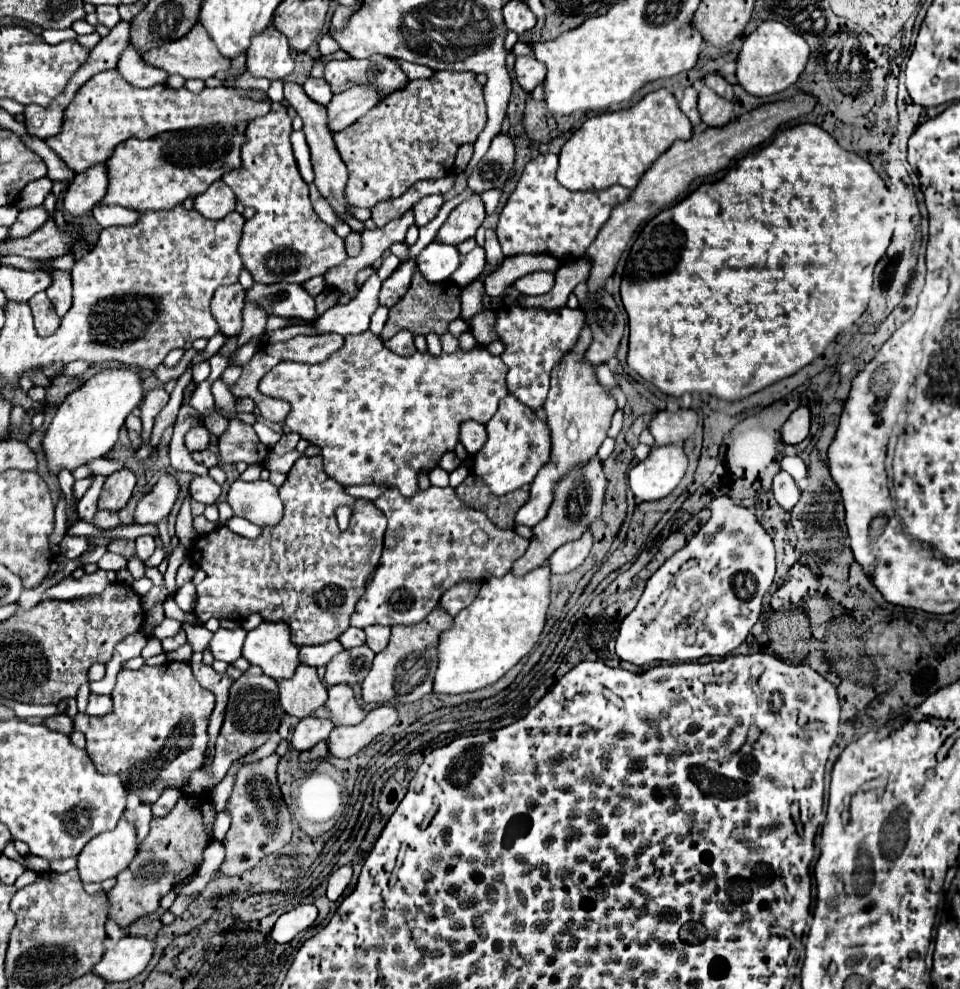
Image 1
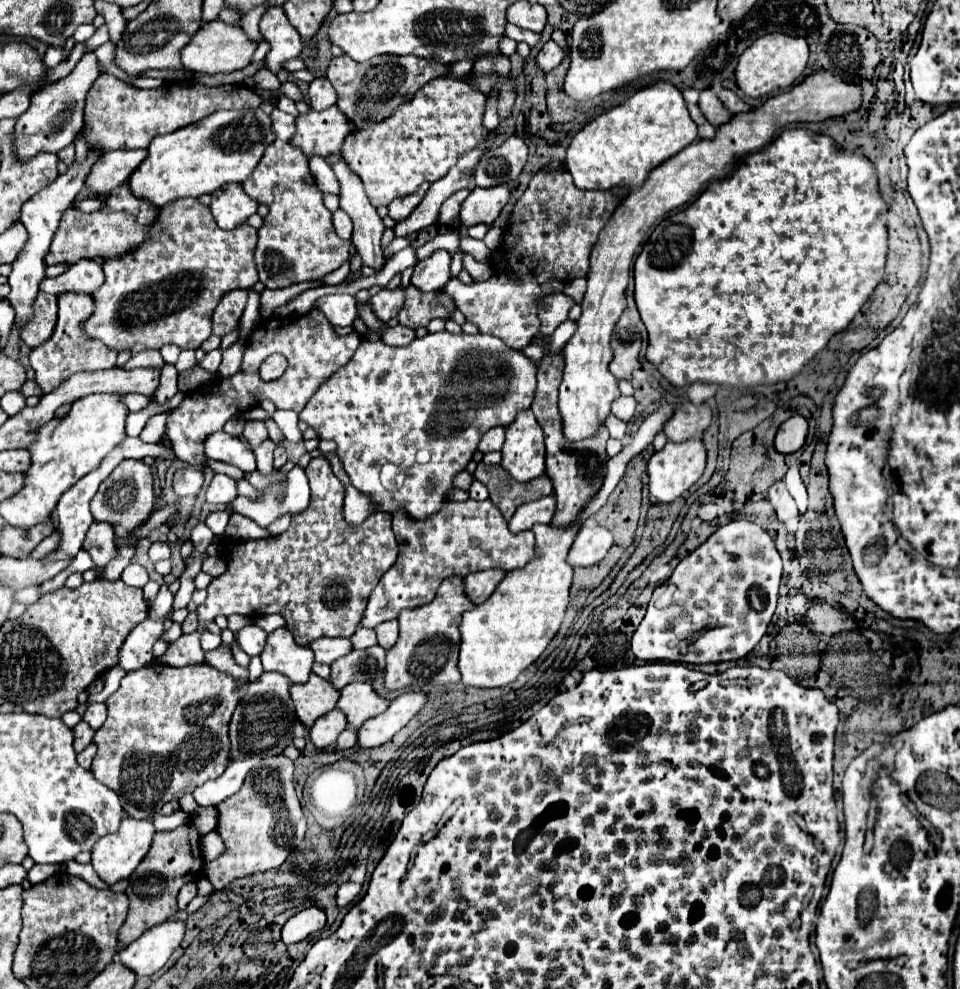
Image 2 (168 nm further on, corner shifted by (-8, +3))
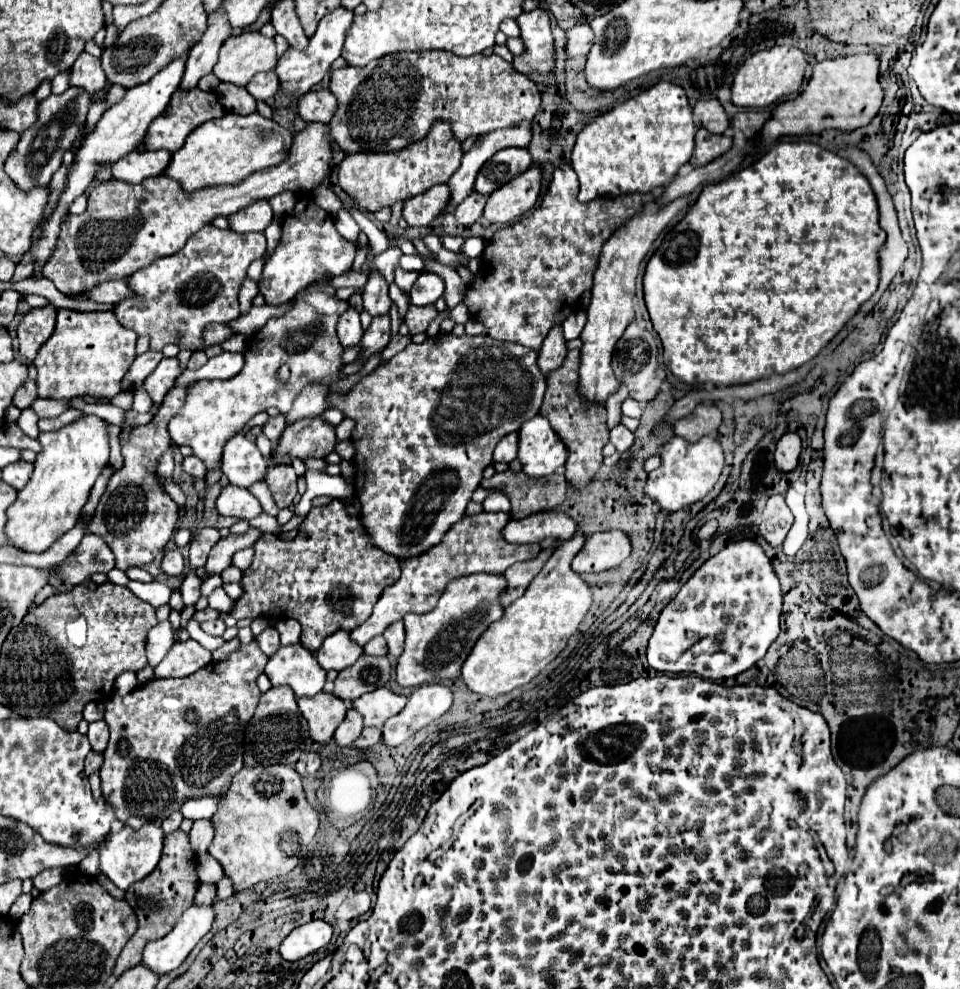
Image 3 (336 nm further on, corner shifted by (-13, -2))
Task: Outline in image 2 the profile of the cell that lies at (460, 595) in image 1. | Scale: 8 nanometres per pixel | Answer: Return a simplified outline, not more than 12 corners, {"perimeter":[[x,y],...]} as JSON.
{"perimeter":[[485,569],[465,577],[473,603],[487,601],[497,589],[503,569]]}

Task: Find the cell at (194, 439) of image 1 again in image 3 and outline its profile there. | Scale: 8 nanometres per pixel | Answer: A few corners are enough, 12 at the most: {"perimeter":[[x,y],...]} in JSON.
{"perimeter":[[244,434],[222,452],[230,484],[248,488],[266,474],[266,460]]}

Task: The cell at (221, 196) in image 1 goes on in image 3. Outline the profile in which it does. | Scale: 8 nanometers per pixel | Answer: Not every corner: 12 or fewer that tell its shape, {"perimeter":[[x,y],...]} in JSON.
{"perimeter":[[268,200],[228,216],[234,232],[262,232],[272,222]]}

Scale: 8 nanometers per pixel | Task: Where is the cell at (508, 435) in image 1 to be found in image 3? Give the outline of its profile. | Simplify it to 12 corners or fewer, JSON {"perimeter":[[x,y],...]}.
{"perimeter":[[544,416],[518,430],[528,478],[564,466],[566,448]]}

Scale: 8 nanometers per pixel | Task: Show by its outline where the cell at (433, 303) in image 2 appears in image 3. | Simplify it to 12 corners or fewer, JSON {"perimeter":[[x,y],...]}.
{"perimeter":[[410,304],[404,322],[410,334],[426,332],[436,316],[434,304]]}

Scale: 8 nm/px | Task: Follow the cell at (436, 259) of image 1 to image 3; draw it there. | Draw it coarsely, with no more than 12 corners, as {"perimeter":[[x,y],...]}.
{"perimeter":[[422,272],[412,286],[410,302],[434,304],[444,294],[444,280]]}

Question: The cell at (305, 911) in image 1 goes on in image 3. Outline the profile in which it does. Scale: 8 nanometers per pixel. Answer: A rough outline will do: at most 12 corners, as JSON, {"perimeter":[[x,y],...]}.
{"perimeter":[[326,920],[294,928],[280,946],[280,956],[296,962],[332,938]]}

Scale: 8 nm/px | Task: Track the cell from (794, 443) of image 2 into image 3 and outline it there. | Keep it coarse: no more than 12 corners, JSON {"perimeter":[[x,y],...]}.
{"perimeter":[[796,432],[776,444],[776,466],[784,472],[798,466],[802,440]]}

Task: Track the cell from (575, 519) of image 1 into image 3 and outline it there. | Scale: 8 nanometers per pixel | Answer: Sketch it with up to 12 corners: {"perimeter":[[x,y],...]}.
{"perimeter":[[578,350],[546,376],[540,414],[568,450],[564,476],[590,486],[608,442],[604,406],[574,394]]}

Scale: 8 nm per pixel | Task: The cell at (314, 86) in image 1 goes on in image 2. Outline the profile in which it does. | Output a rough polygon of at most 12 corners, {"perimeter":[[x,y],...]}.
{"perimeter":[[321,77],[309,83],[309,107],[329,109],[337,103],[333,85]]}

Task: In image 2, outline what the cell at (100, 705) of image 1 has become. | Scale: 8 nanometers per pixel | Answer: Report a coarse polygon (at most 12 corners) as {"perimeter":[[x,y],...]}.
{"perimeter":[[91,703],[83,721],[91,729],[105,723],[107,707],[103,703]]}

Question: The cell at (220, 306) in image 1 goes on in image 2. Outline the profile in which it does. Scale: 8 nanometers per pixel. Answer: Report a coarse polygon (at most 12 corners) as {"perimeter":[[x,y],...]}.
{"perimeter":[[247,291],[227,293],[213,313],[213,335],[235,329],[247,303]]}

